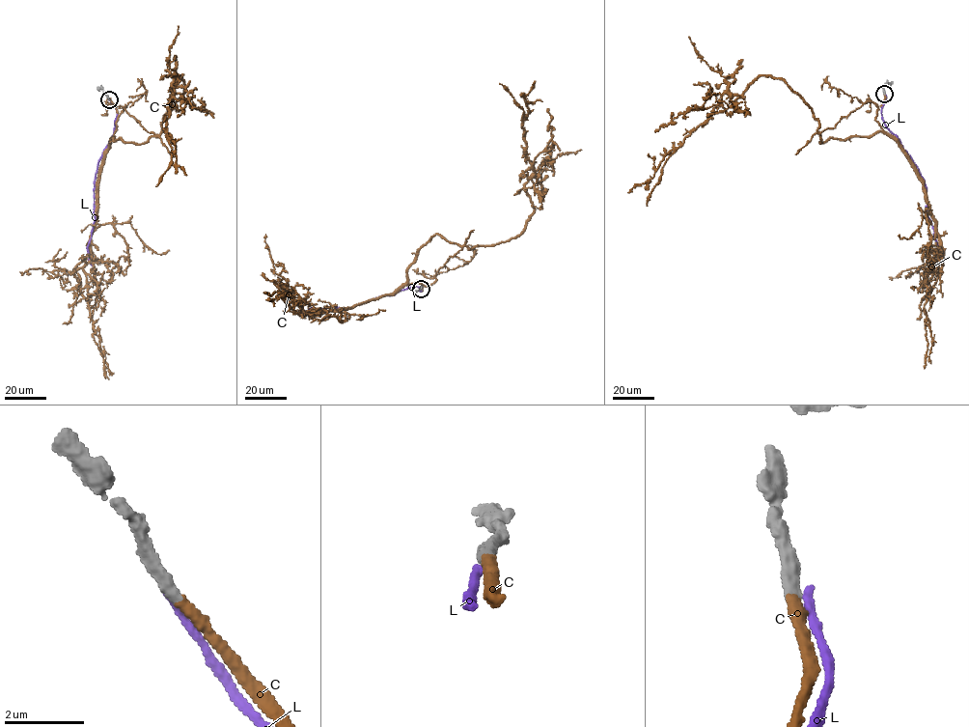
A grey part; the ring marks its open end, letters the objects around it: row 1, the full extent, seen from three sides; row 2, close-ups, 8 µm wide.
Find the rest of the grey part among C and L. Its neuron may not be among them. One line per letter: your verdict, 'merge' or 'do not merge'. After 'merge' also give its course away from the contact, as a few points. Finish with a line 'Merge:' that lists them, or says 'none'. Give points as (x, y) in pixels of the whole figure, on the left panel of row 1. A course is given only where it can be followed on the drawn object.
C: merge; it runs (109, 99), (118, 115), (125, 107), (158, 135), (183, 92), (182, 74), (170, 90), (166, 130), (186, 175)
L: do not merge
Merge: C

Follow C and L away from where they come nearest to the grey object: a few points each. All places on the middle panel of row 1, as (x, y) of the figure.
C: (421, 289), (464, 246), (493, 246), (524, 230), (533, 212), (524, 184), (535, 171), (521, 127), (535, 81)
L: (421, 289), (413, 286), (345, 309), (313, 307), (302, 313)

